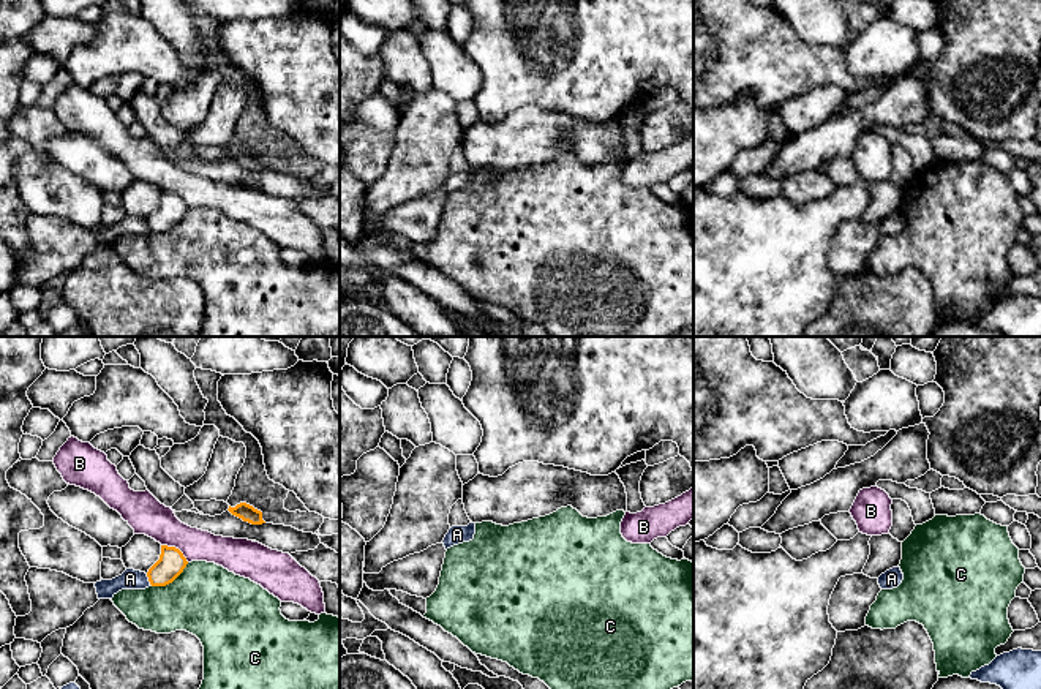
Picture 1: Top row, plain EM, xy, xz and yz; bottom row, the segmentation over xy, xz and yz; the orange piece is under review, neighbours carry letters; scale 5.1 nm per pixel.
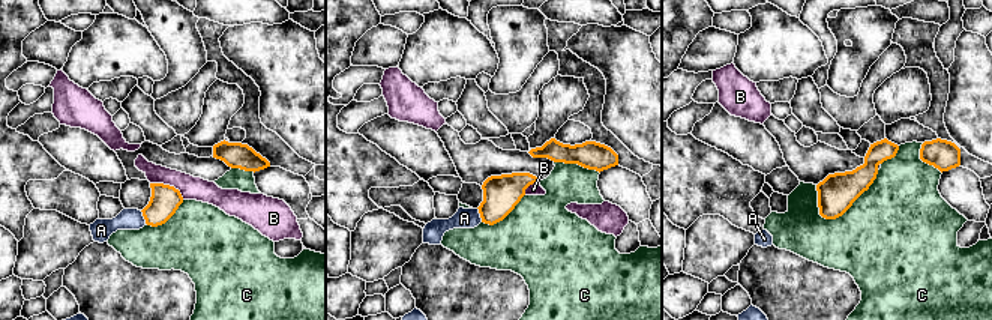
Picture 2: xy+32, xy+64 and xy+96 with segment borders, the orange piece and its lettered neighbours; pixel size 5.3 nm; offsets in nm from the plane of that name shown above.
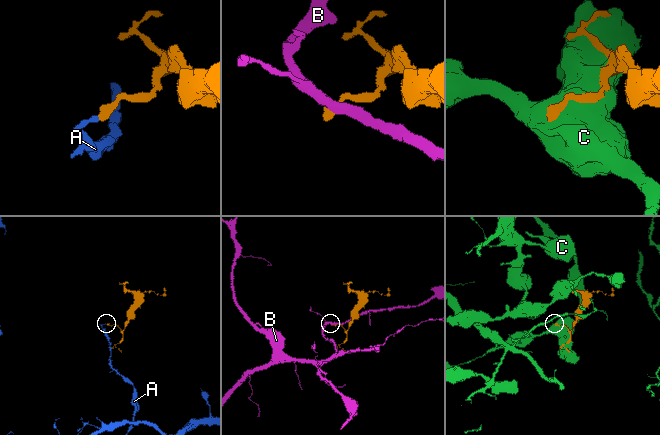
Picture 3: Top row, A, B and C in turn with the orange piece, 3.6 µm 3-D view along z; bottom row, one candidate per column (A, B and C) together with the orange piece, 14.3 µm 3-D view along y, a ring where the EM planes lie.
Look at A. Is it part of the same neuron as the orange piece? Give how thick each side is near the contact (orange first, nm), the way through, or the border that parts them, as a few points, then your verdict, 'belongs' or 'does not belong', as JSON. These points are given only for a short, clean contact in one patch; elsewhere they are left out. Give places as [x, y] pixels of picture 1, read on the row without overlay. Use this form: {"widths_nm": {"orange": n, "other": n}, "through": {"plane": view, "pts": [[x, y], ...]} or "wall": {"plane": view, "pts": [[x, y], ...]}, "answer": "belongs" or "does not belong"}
{"widths_nm": {"orange": 140, "other": 100}, "wall": {"plane": "xy", "pts": [[146, 220], [150, 229]]}, "answer": "does not belong"}

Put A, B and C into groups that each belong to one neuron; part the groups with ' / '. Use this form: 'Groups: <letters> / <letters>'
Groups: A / B / C

